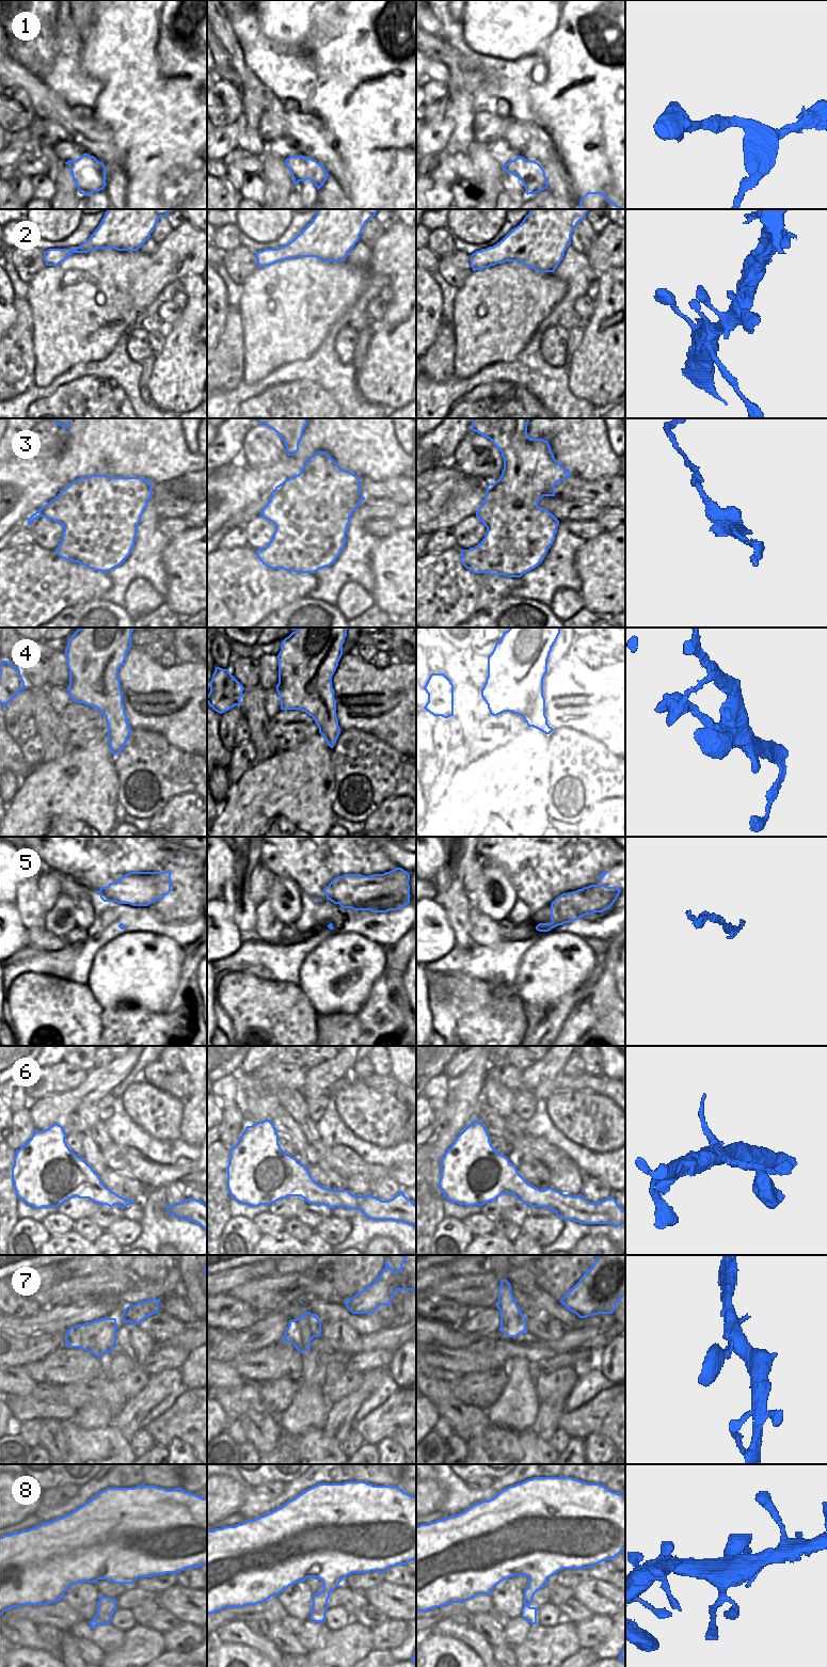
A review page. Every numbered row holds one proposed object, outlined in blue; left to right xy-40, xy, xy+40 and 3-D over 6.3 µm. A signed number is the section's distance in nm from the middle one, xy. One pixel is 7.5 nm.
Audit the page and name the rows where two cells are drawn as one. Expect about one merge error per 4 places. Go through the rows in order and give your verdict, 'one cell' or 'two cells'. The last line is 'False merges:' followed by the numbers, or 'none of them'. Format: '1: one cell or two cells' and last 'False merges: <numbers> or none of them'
1: one cell
2: one cell
3: one cell
4: one cell
5: two cells
6: one cell
7: one cell
8: one cell
False merges: 5

